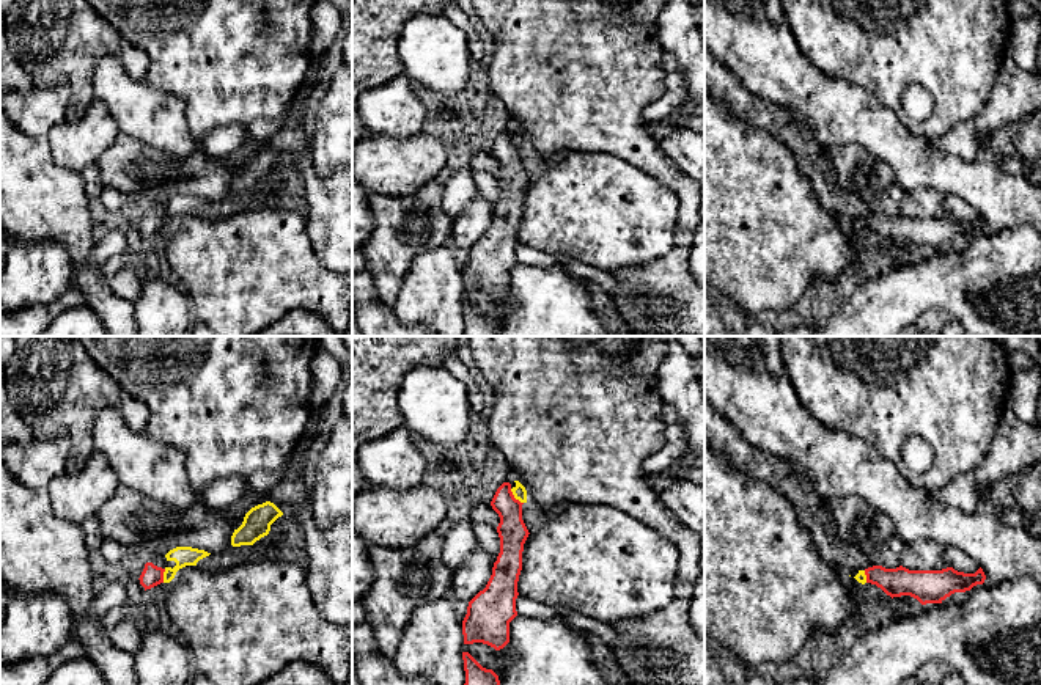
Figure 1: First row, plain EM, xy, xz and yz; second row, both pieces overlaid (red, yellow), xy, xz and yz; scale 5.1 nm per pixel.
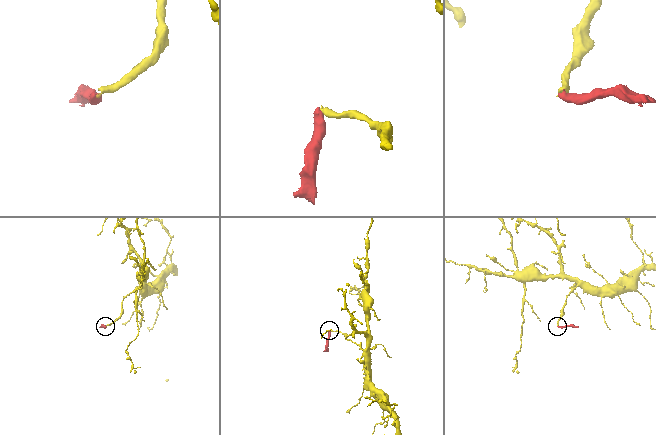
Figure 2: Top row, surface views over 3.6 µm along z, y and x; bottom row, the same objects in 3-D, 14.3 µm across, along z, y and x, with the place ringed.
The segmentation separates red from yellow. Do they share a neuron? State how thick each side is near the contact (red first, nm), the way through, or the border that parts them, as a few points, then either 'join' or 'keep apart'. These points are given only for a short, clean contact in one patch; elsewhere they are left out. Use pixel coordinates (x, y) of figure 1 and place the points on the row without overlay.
calibres 150 and 70 nm; border xz (510, 137), (522, 151); keep apart

